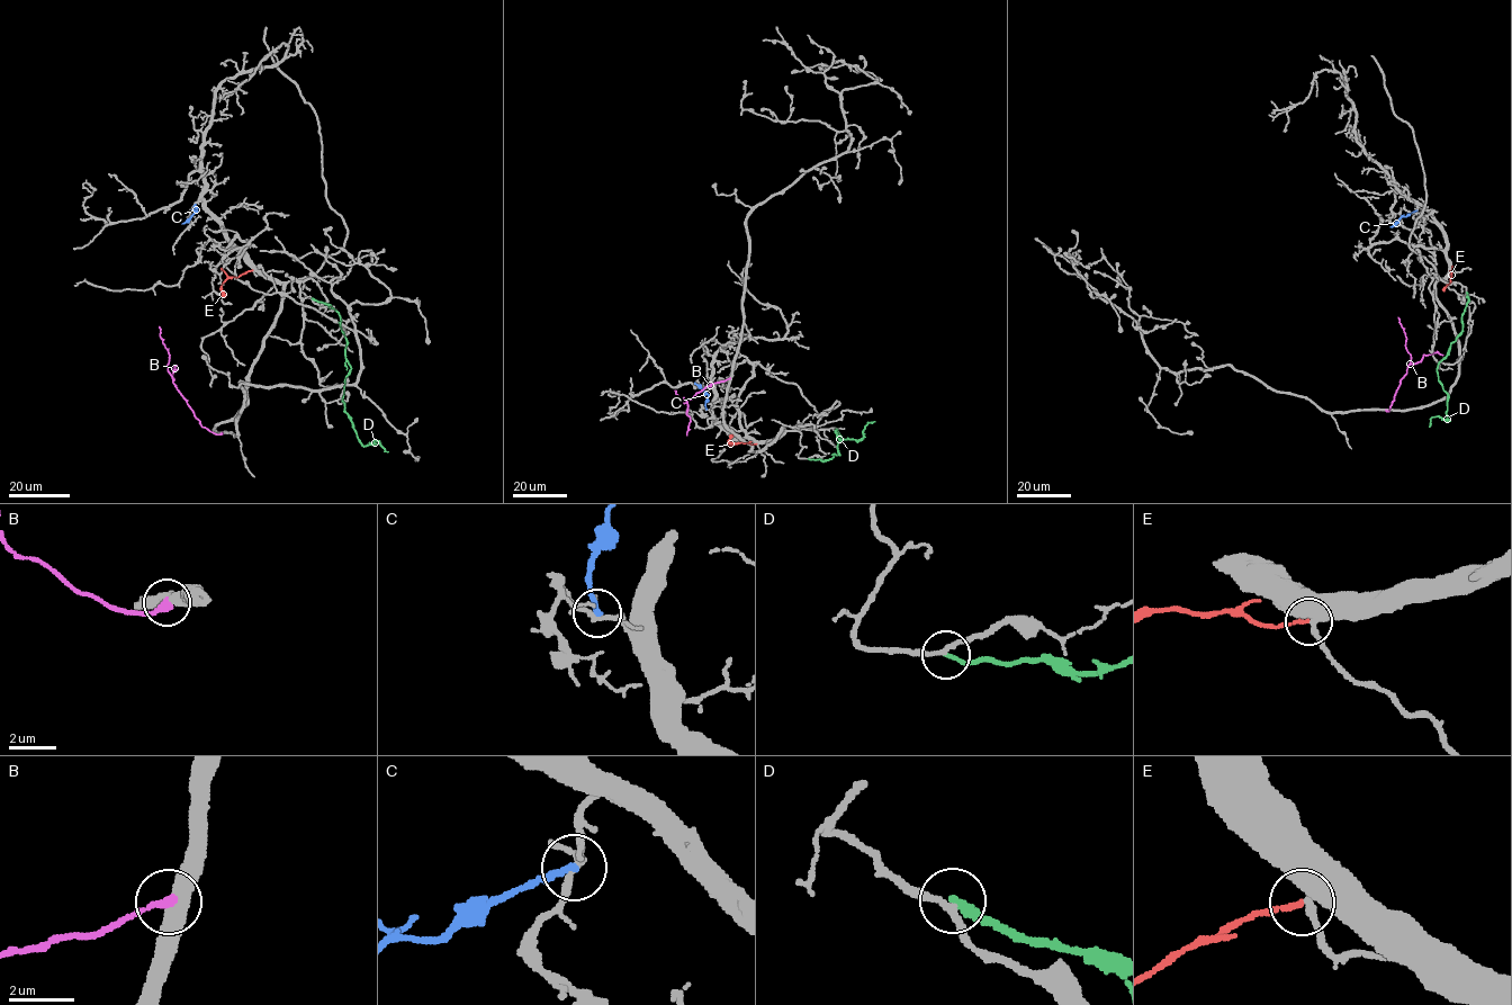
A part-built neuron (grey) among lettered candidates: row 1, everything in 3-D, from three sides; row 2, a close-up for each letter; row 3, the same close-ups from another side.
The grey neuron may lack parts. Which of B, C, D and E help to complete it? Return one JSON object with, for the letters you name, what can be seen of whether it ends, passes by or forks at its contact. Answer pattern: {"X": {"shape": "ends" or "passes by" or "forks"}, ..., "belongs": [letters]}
{"E": {"shape": "ends"}, "belongs": ["E"]}

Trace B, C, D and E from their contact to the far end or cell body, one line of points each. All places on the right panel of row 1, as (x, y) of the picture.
B: (1386, 410), (1411, 361), (1397, 316)
C: (1416, 211), (1402, 216), (1391, 226)
D: (1466, 292), (1461, 333), (1437, 368), (1438, 380), (1448, 395), (1448, 421), (1432, 416), (1429, 427)
E: (1451, 268), (1449, 284), (1442, 290)

